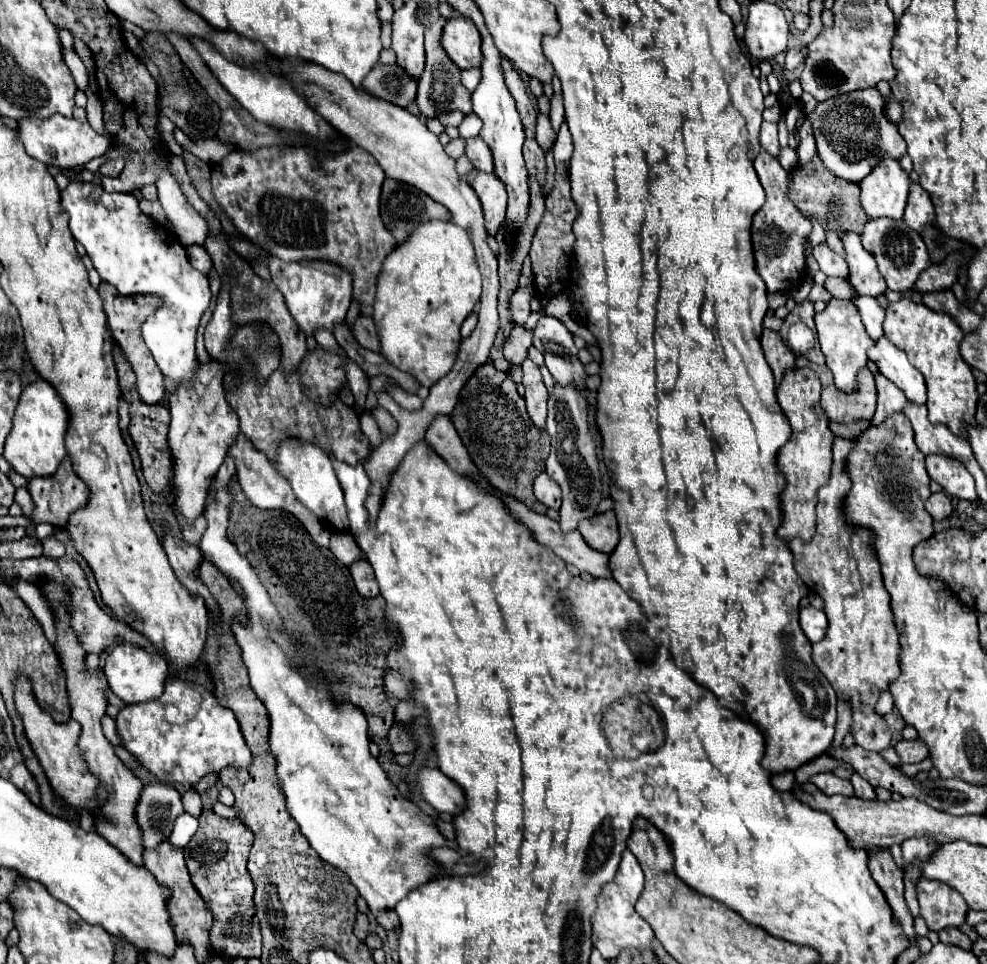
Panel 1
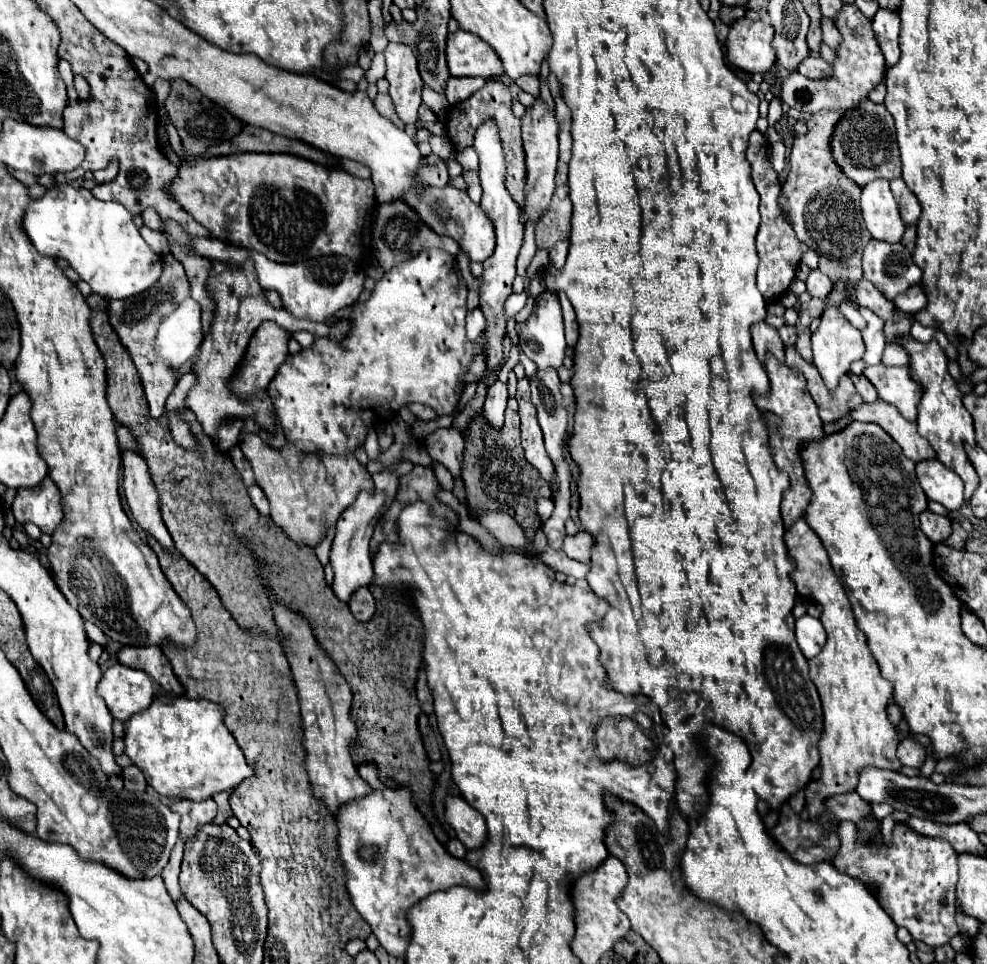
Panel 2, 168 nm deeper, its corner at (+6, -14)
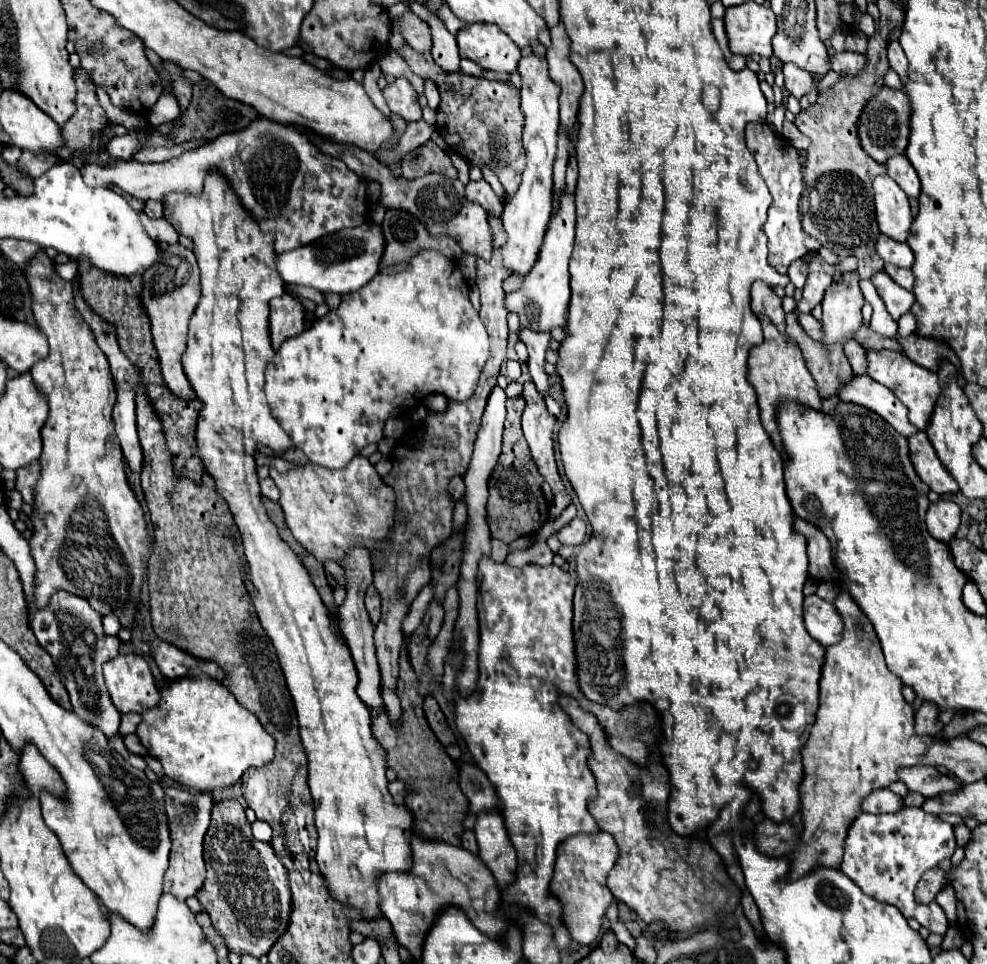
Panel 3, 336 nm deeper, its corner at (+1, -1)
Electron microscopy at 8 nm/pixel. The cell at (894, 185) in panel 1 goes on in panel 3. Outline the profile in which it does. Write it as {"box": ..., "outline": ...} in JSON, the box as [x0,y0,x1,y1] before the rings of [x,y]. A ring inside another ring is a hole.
{"box":[872,174,912,242],"outline":[[[888,174],[876,176],[872,184],[874,184],[874,206],[880,232],[898,242],[906,242],[912,224],[908,196]]]}

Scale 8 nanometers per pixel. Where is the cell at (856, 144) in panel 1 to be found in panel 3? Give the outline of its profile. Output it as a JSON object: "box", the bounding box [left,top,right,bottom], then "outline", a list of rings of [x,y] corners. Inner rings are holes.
{"box":[858,86,910,164],"outline":[[[882,86],[880,92],[868,100],[858,120],[858,138],[864,152],[878,164],[886,164],[892,156],[904,154],[908,146],[908,116],[910,116],[910,102],[906,100],[904,92]]]}

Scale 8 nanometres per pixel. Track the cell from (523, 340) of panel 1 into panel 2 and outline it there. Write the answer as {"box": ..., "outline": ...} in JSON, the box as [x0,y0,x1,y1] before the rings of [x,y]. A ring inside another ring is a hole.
{"box":[483,381,507,431],"outline":[[[495,381],[489,391],[487,391],[487,401],[485,401],[485,409],[483,415],[487,419],[487,423],[497,431],[501,429],[503,423],[503,411],[507,407],[507,383]]]}

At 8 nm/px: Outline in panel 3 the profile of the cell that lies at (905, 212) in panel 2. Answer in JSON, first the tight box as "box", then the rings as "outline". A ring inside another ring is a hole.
{"box":[886,156,920,198],"outline":[[[906,156],[890,158],[890,162],[886,162],[886,166],[888,166],[888,174],[898,182],[898,186],[906,192],[908,198],[918,198],[920,196],[918,174],[916,174],[914,166],[910,164],[910,160]]]}

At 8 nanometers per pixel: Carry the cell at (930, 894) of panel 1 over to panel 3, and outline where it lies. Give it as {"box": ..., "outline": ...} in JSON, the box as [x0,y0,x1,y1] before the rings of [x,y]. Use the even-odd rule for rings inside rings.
{"box":[840,806,956,934],"outline":[[[902,806],[896,814],[866,814],[852,820],[846,836],[844,860],[840,870],[852,878],[864,894],[896,906],[906,918],[916,918],[934,934],[946,934],[948,920],[936,904],[918,904],[914,890],[922,874],[948,860],[956,850],[954,826],[916,806]]]}

